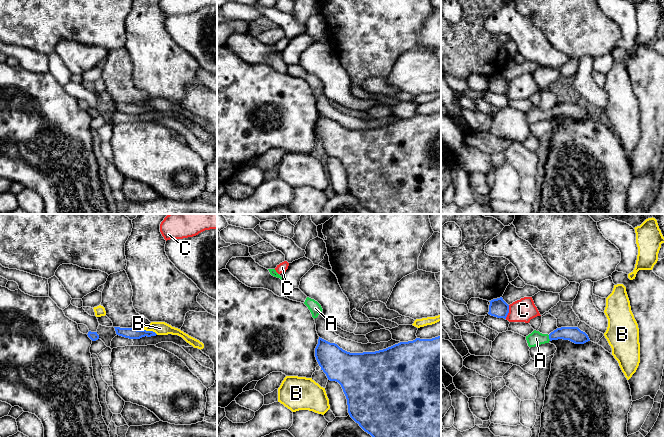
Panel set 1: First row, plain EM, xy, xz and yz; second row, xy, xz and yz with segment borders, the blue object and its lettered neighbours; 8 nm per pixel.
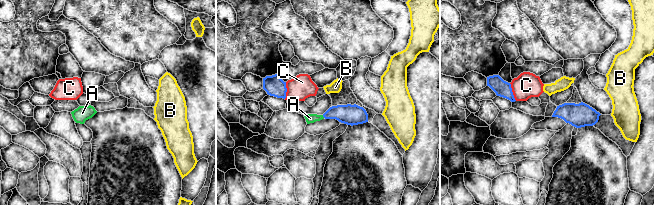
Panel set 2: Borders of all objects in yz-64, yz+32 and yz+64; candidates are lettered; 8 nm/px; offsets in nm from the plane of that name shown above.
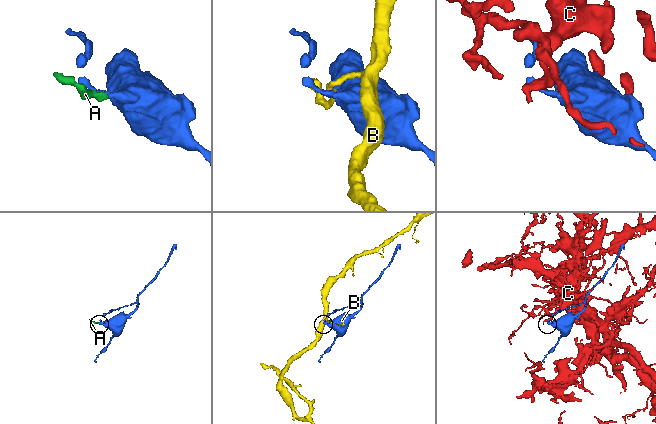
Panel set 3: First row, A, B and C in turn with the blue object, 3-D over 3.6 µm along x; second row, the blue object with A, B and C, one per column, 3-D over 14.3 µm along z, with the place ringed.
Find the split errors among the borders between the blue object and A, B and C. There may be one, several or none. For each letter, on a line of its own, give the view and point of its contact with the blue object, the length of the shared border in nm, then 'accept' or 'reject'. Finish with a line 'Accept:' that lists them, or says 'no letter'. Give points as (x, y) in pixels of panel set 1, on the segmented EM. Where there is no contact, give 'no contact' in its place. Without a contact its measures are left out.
A: meets blue in yz at (549, 338); contact 50 nm long; accept
B: meets blue in xy at (149, 331); contact 150 nm long; reject
C: meets blue in yz at (508, 312); contact 120 nm long; reject
Accept: A

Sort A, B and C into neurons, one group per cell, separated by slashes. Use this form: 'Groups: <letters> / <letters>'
Groups: A / B / C

